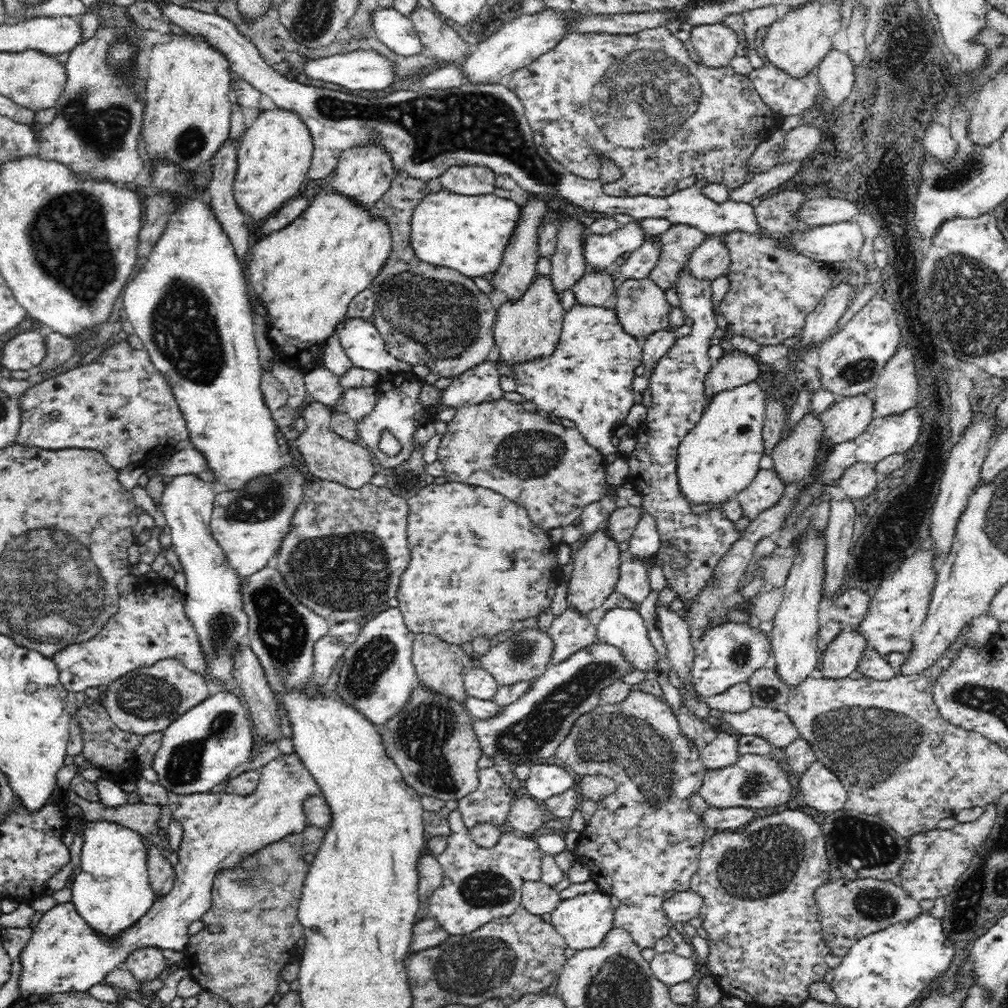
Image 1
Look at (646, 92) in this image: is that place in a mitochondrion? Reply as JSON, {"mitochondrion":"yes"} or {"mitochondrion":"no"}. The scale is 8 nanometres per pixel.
{"mitochondrion":"yes"}

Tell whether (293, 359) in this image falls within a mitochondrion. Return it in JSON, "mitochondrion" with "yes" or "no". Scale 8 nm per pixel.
{"mitochondrion":"no"}

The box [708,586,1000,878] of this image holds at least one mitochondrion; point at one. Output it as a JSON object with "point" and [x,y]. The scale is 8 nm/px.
{"point":[871,744]}

